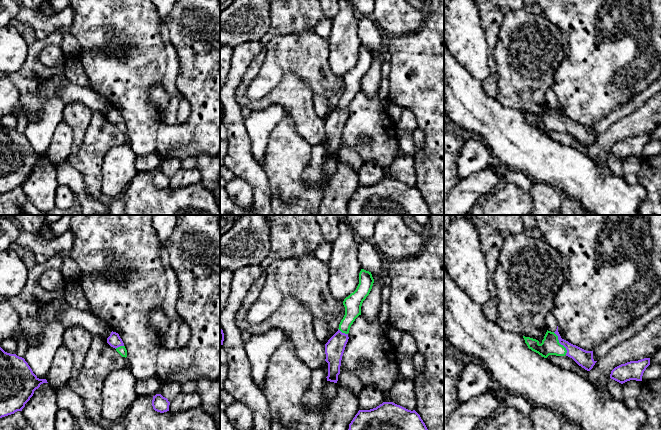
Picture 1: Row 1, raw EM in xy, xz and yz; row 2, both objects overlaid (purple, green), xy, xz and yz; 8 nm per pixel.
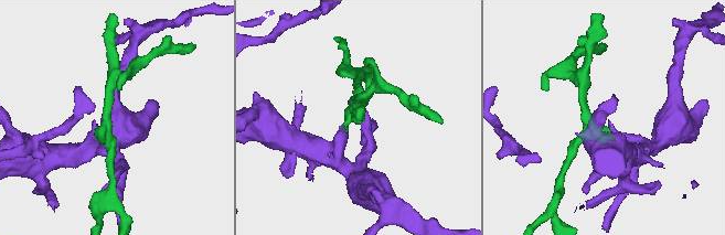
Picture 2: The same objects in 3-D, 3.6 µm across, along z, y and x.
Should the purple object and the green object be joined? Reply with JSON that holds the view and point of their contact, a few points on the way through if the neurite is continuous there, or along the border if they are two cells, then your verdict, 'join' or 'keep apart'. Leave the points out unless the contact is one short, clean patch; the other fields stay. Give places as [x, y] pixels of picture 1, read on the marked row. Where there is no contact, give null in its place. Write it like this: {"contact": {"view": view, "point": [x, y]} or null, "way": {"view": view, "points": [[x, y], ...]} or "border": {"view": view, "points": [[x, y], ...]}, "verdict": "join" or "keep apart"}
{"contact": {"view": "yz", "point": [560, 343]}, "verdict": "join"}

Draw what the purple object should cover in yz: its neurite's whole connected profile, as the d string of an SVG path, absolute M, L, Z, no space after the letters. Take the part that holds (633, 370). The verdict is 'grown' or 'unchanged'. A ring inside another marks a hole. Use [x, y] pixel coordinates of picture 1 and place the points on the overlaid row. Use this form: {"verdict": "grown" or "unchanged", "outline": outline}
{"verdict": "unchanged", "outline": "M650 358L630 361L615 367L611 371L610 378L621 384L630 380L642 381L643 373L649 365Z"}

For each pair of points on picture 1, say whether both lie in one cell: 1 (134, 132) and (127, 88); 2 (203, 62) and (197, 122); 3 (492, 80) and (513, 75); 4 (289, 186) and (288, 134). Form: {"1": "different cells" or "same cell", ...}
{"1": "same cell", "2": "same cell", "3": "different cells", "4": "same cell"}

